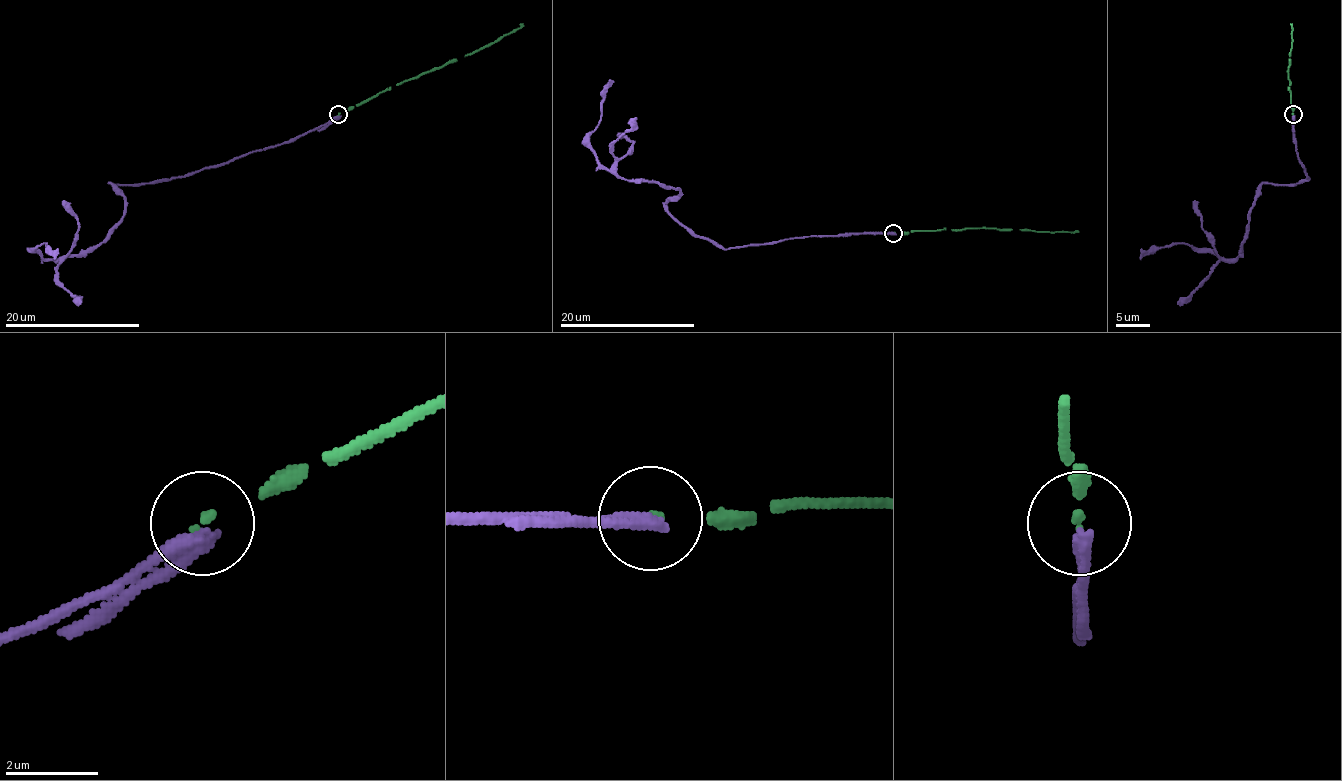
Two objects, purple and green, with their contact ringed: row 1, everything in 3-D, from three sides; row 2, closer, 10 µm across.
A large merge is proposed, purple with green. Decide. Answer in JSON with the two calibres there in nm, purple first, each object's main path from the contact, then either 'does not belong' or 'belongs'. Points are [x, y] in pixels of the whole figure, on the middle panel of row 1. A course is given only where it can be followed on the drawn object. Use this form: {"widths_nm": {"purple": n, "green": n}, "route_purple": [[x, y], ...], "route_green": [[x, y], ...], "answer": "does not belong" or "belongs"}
{"widths_nm": {"purple": 360, "green": 130}, "route_purple": [[893, 233], [795, 237], [731, 248], [694, 237], [669, 211], [679, 189], [616, 178], [590, 144], [610, 80]], "route_green": [[893, 233], [974, 228], [1078, 230]], "answer": "does not belong"}

